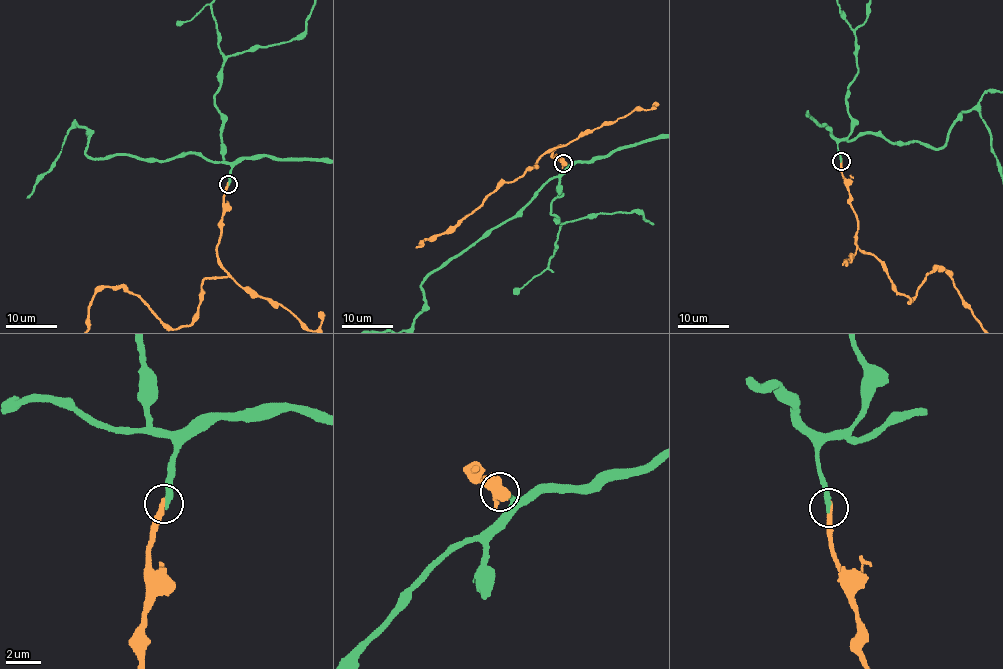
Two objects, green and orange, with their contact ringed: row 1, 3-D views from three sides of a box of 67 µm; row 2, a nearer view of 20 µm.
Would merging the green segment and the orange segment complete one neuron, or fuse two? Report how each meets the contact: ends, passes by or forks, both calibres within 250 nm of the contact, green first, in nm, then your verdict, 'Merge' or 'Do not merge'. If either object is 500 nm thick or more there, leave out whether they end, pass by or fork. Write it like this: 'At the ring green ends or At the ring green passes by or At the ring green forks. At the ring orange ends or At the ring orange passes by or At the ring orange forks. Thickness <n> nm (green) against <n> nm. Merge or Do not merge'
At the ring green ends. At the ring orange ends. Thickness 280 nm (green) against 320 nm. Merge

